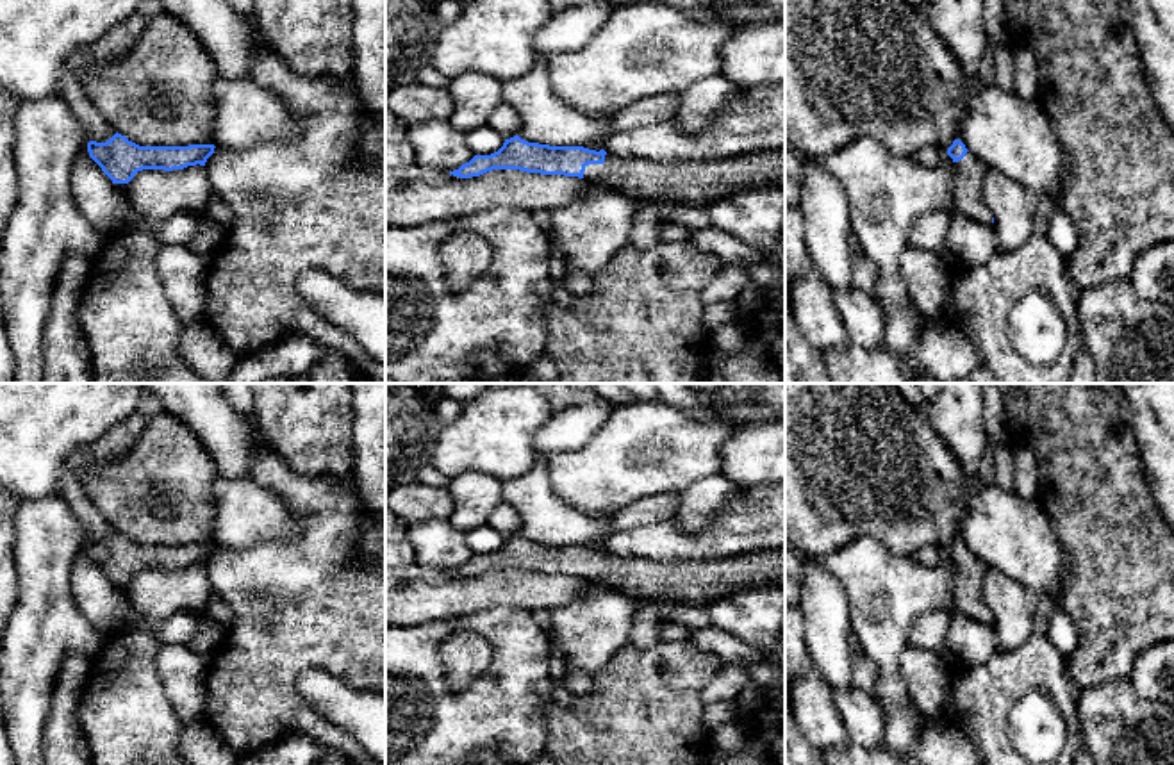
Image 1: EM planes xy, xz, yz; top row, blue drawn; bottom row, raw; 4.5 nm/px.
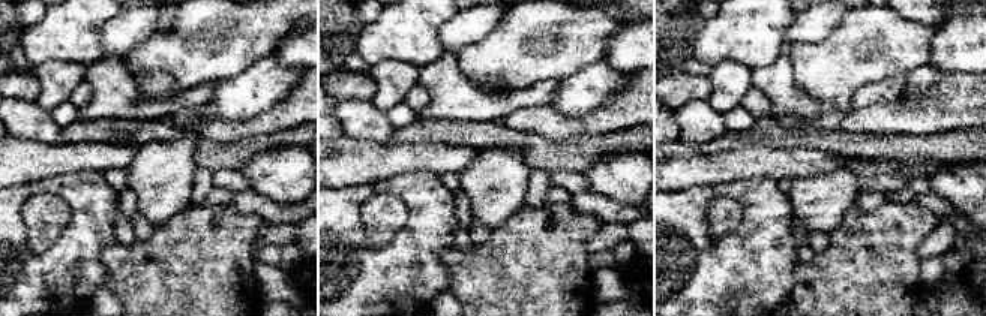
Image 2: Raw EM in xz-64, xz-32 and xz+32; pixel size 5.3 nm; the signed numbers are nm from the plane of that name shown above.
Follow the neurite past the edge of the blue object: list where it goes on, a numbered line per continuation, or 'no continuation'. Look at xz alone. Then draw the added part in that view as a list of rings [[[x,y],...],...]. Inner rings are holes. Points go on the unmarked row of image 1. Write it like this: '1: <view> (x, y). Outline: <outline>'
1: xz (694, 582). Outline: [[[785,547],[674,563],[607,553],[603,563],[585,565],[583,580],[617,585],[637,599],[701,606],[748,587],[785,588]]]

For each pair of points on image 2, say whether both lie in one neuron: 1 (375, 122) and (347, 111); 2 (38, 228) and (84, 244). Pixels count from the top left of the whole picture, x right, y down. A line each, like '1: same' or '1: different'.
1: same
2: different

